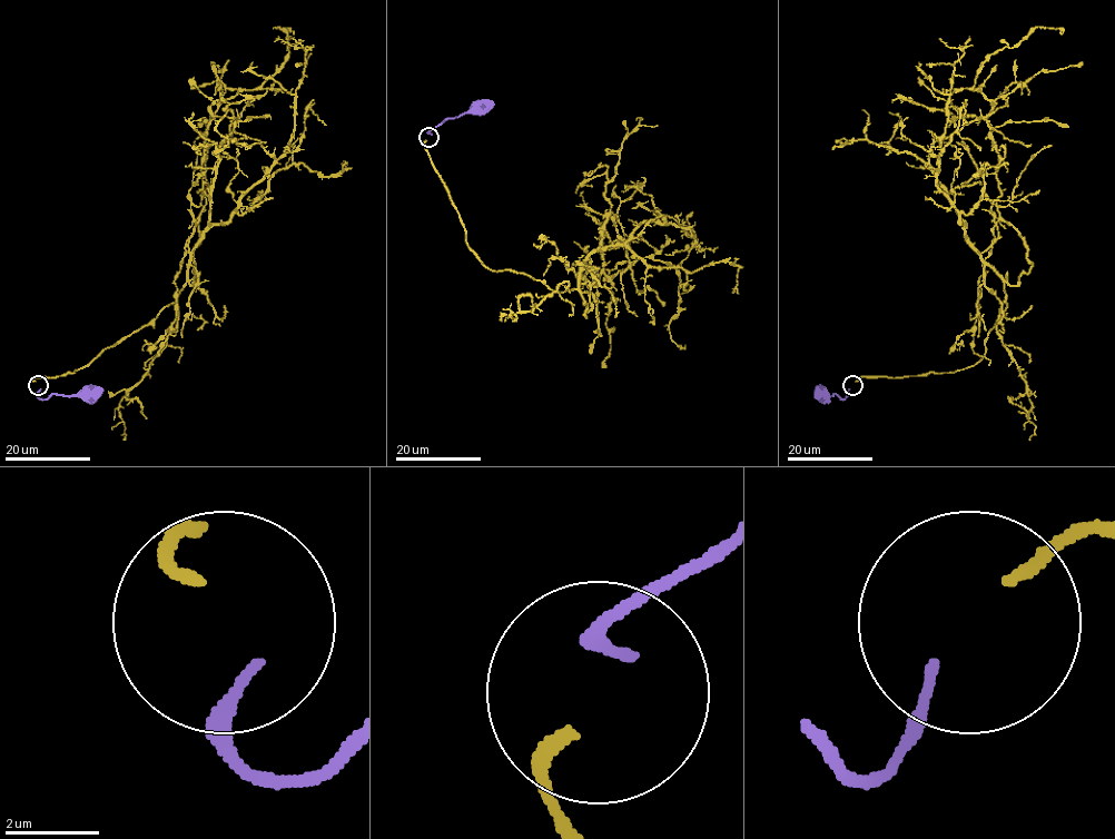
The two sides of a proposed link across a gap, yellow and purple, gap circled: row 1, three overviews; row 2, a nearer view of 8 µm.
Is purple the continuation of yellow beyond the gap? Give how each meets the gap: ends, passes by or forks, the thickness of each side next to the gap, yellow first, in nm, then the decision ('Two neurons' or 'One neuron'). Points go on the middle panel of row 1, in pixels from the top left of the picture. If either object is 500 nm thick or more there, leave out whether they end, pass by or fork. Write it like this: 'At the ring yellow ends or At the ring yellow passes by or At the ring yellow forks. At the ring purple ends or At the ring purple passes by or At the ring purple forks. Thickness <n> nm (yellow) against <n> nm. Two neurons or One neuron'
At the ring yellow ends. At the ring purple ends. Thickness 280 nm (yellow) against 200 nm. Two neurons

